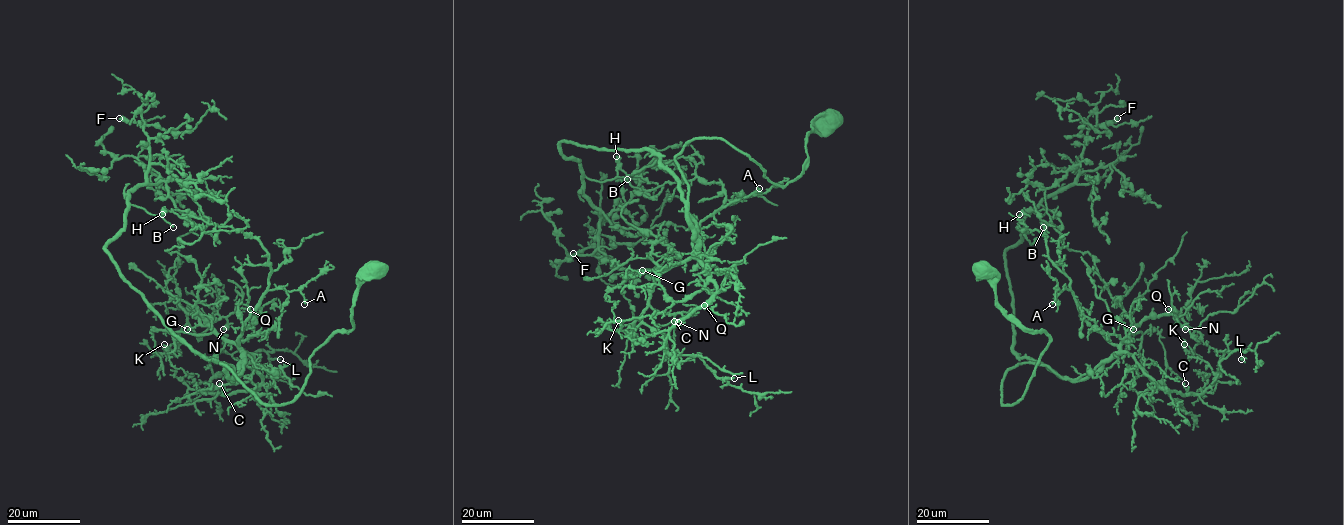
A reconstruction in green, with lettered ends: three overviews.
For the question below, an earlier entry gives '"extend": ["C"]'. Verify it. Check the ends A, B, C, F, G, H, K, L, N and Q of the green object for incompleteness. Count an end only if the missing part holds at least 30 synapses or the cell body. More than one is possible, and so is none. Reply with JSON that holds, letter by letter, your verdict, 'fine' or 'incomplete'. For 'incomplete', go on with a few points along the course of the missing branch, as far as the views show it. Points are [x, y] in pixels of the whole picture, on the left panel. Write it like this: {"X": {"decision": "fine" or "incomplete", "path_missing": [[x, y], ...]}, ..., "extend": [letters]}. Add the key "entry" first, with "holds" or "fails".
{"entry": "fails", "A": {"decision": "fine"}, "B": {"decision": "fine"}, "C": {"decision": "fine"}, "F": {"decision": "fine"}, "G": {"decision": "incomplete", "path_missing": [[187, 329], [179, 339], [193, 339], [200, 352]]}, "H": {"decision": "fine"}, "K": {"decision": "fine"}, "L": {"decision": "fine"}, "N": {"decision": "fine"}, "Q": {"decision": "fine"}, "extend": ["G"]}

